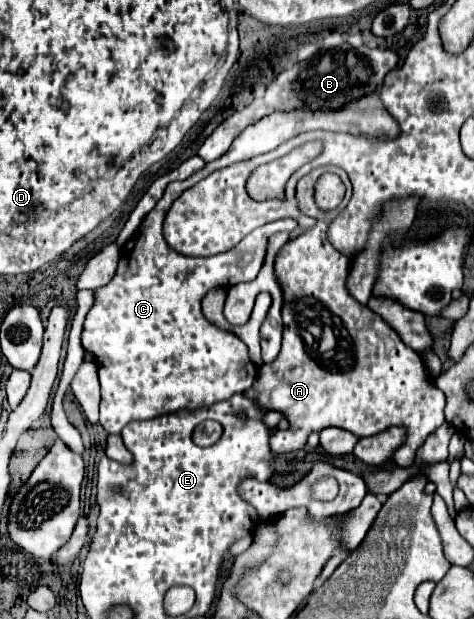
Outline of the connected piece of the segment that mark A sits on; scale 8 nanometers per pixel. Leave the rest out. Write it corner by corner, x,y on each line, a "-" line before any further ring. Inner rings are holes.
316,224
314,228
300,234
296,240
286,242
280,254
276,256
276,274
284,290
282,350
272,364
264,364
260,368
256,382
244,394
258,402
262,408
278,410
288,418
290,430
282,432
276,429
270,438
270,447
275,453
288,453
304,448
308,434
320,432
326,426
338,426
364,438
378,434
388,426
402,424
408,430
408,440
406,446
402,446
392,456
392,463
401,468
408,468
415,460
416,448
422,446
422,442
445,422
446,397
426,380
426,370
422,366
420,356
400,340
396,330
378,314
374,314
368,306
352,298
352,294
346,288
350,260
330,244
326,230
328,224
-
310,322
316,326
330,326
336,336
336,348
328,352
318,352
318,340
308,332

